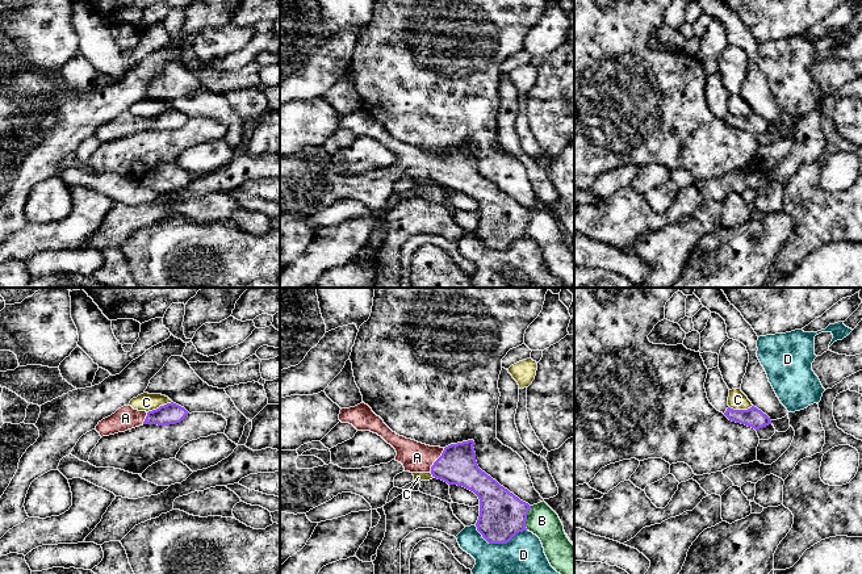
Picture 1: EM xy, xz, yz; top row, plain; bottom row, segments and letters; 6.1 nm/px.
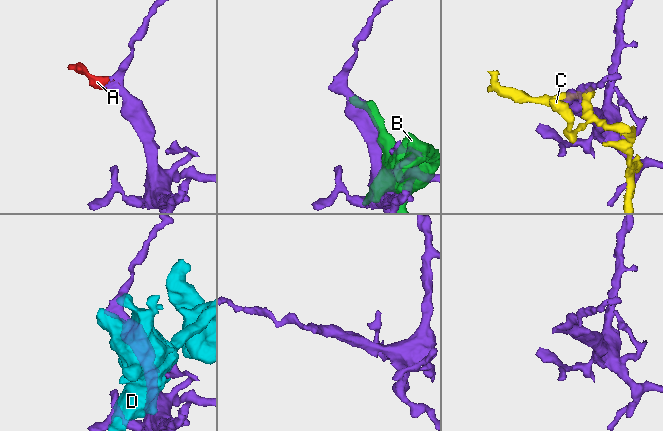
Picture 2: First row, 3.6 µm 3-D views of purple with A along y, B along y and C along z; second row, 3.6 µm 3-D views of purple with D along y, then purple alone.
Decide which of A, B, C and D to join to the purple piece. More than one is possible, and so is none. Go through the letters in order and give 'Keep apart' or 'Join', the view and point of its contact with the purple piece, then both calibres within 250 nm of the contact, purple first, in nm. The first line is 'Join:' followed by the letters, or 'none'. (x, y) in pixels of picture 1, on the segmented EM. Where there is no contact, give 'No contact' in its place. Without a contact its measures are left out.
Join: A
A: Join. Touches purple at xz (436, 460). Thickness 240 nm (purple) against 190 nm
B: Keep apart. Touches purple at xz (526, 518). Thickness 280 nm (purple) against 190 nm
C: Keep apart. Touches purple at xy (160, 406). Thickness 130 nm (purple) against 110 nm
D: Keep apart. Touches purple at xz (498, 543). Thickness 280 nm (purple) against 240 nm

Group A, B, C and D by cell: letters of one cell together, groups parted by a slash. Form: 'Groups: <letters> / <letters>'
Groups: A / B / C / D

